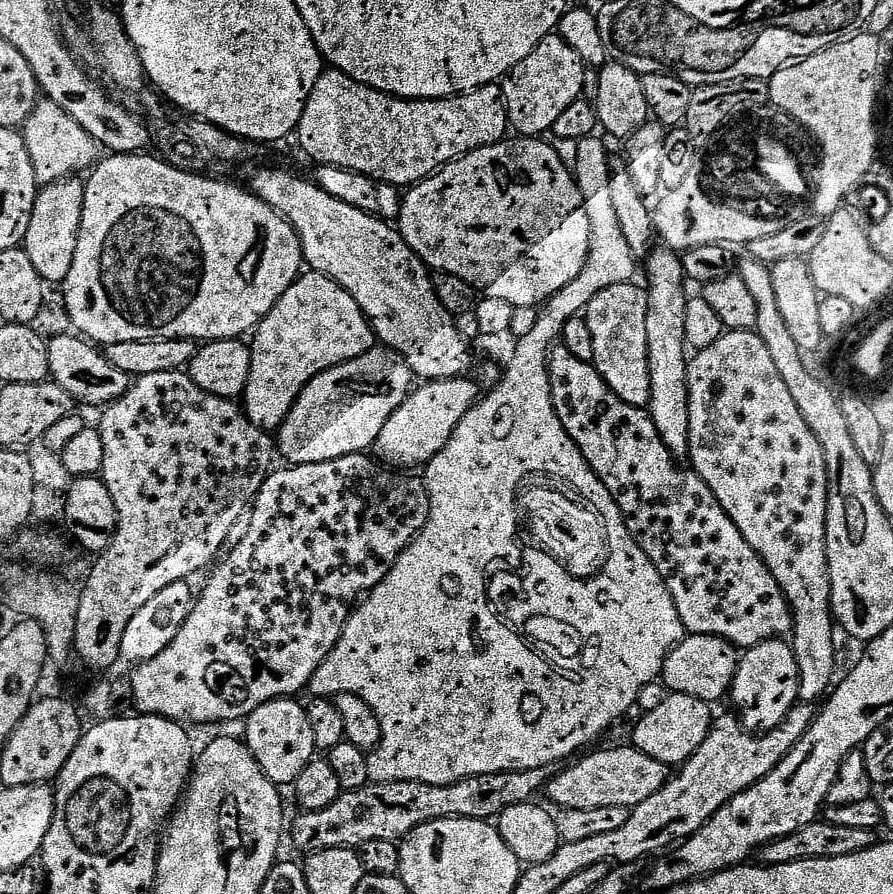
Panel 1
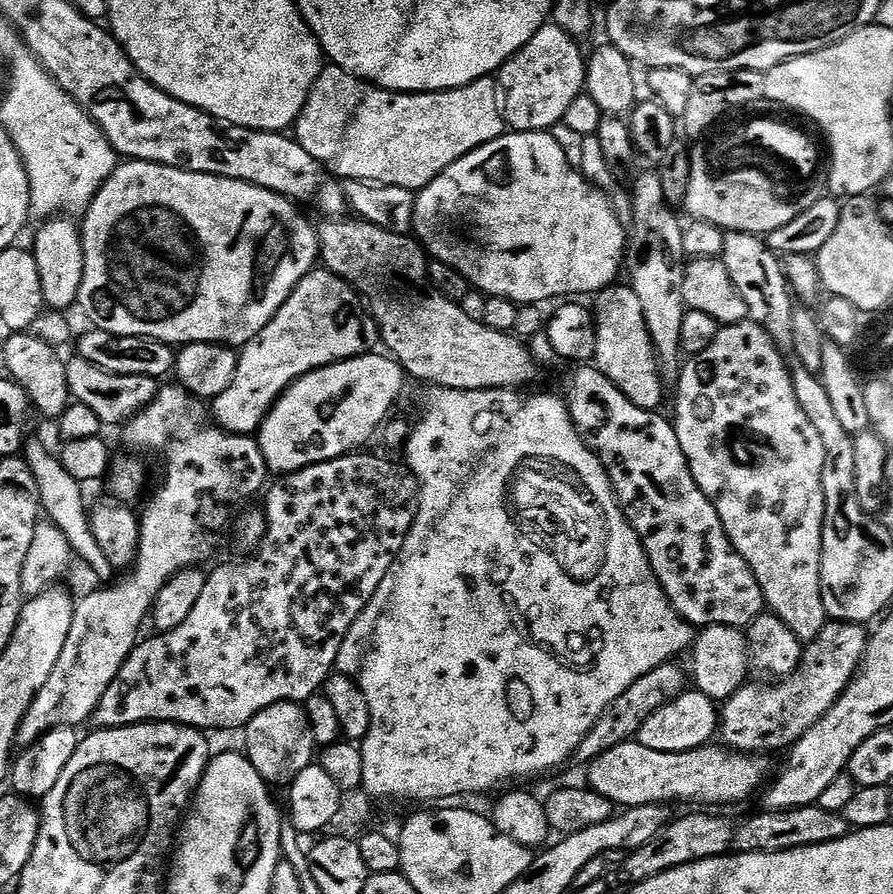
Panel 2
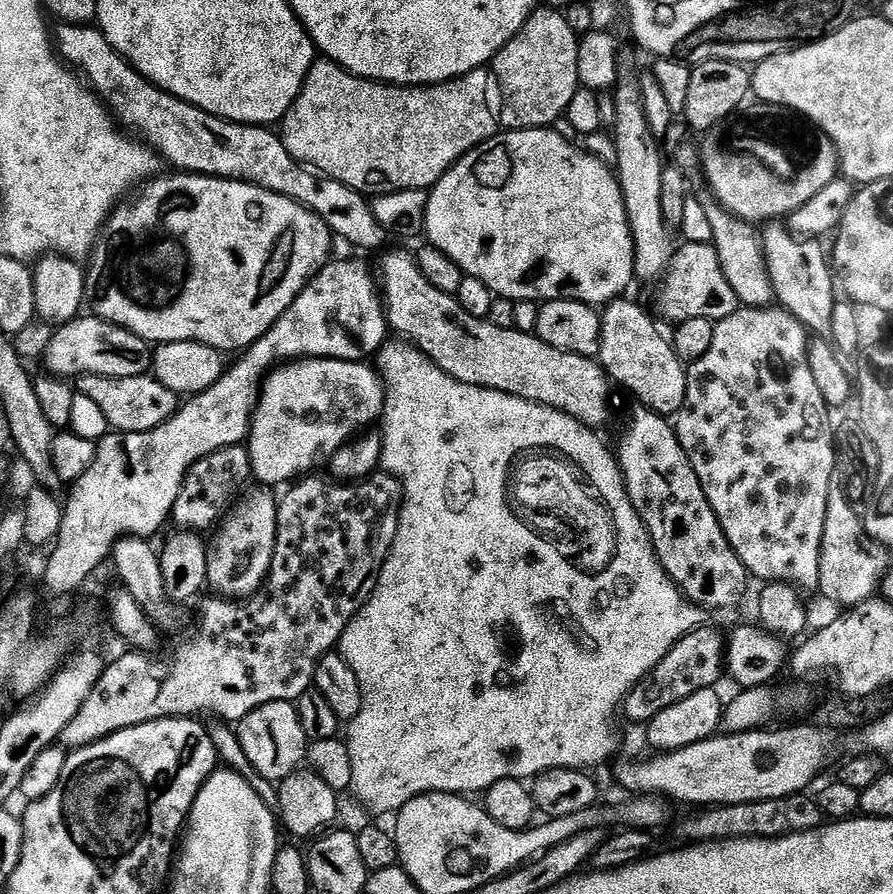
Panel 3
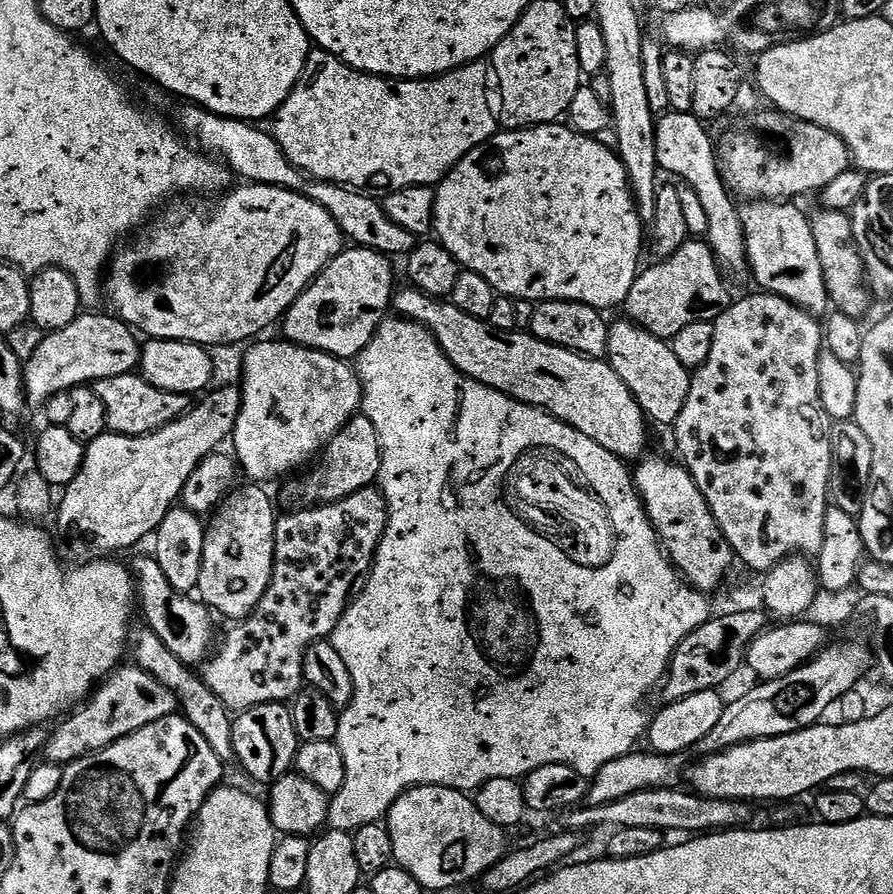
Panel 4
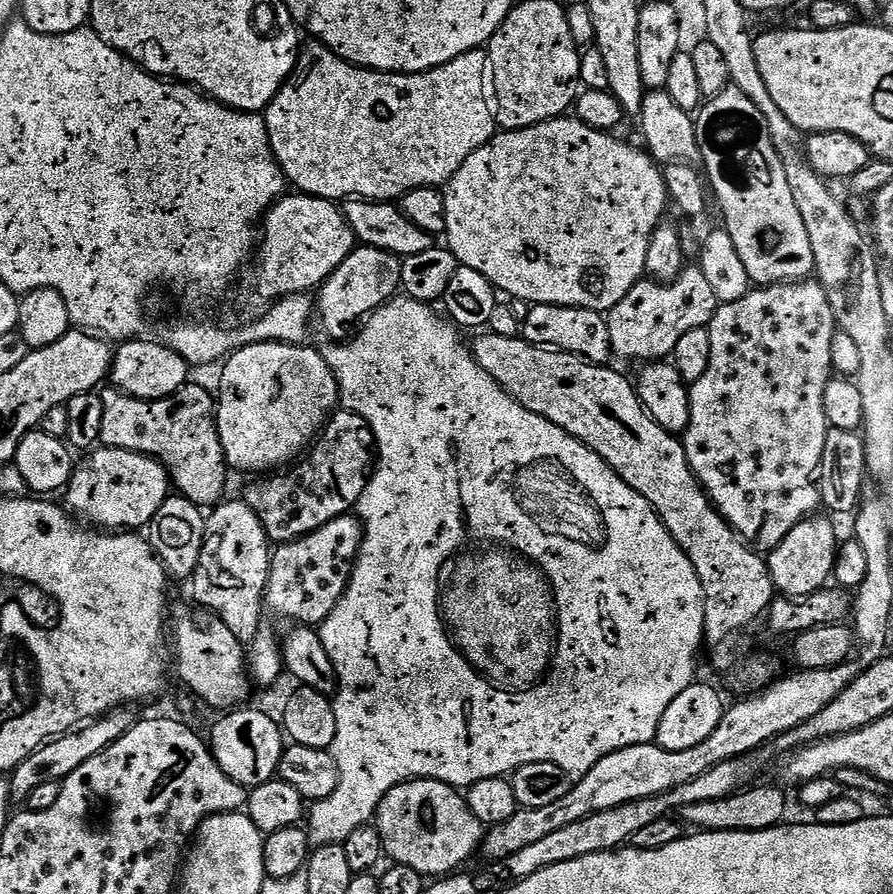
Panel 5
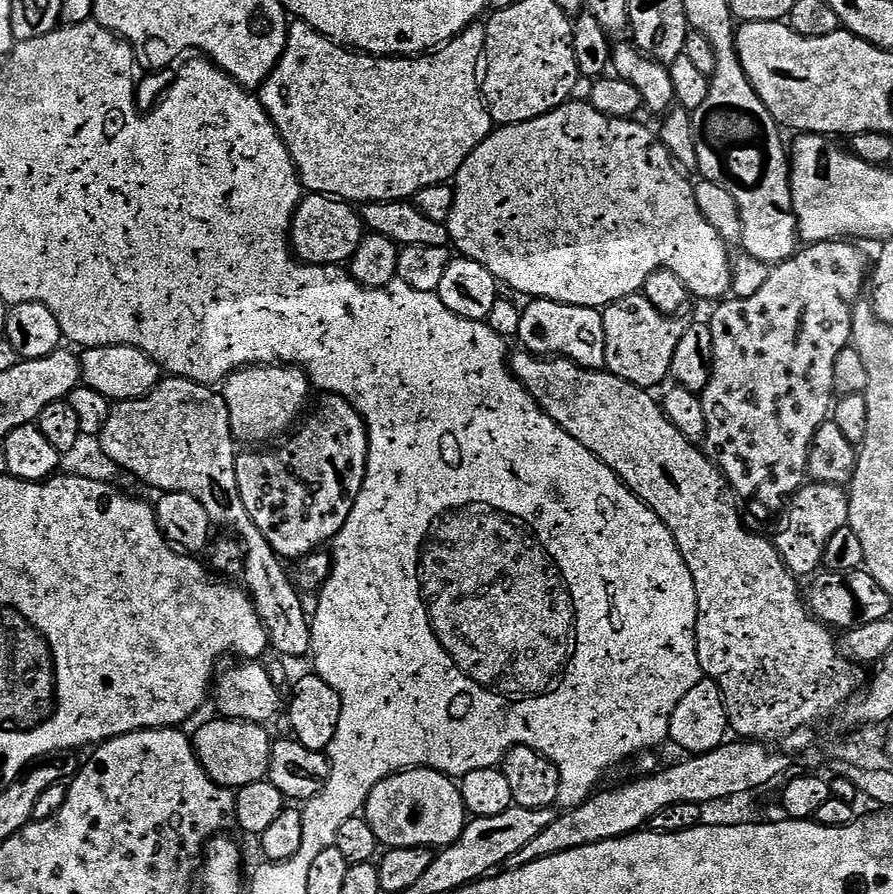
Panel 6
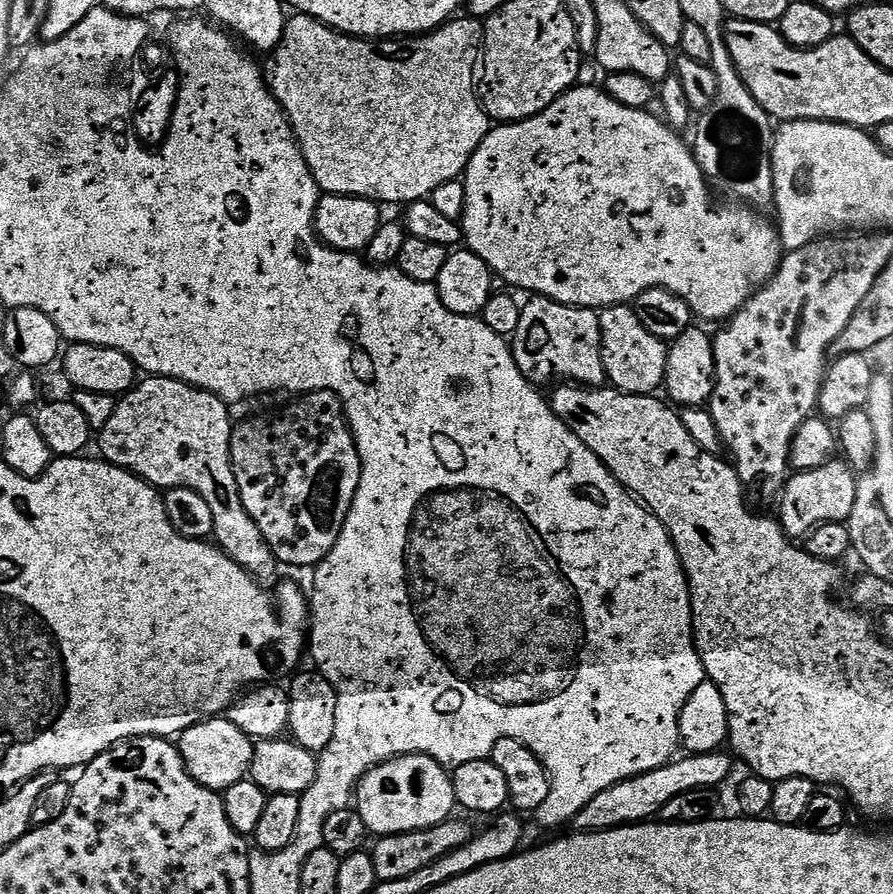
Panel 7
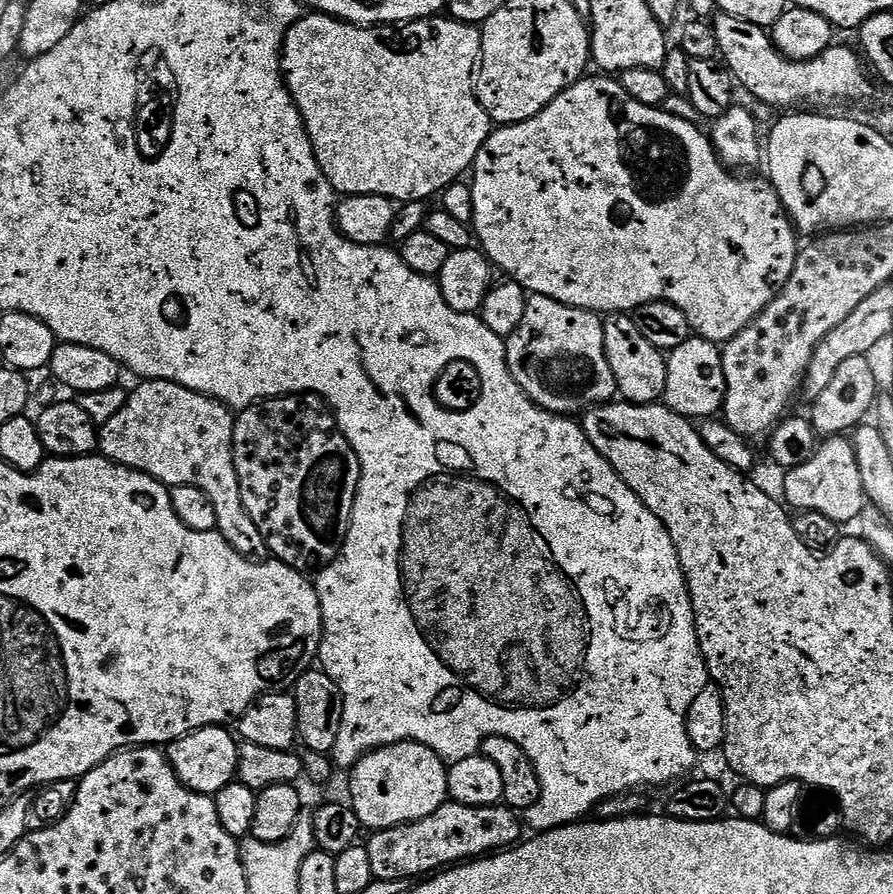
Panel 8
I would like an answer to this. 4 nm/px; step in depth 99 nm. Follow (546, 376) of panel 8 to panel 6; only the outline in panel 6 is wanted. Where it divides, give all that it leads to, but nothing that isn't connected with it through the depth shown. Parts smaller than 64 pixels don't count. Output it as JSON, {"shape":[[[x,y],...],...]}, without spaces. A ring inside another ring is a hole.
{"shape":[[[533,299],[529,308],[525,307],[520,314],[519,343],[527,351],[535,356],[547,356],[549,358],[567,358],[583,368],[604,368],[606,358],[606,334],[604,333],[603,315],[595,308],[583,308],[582,306],[570,306],[553,300]]]}

